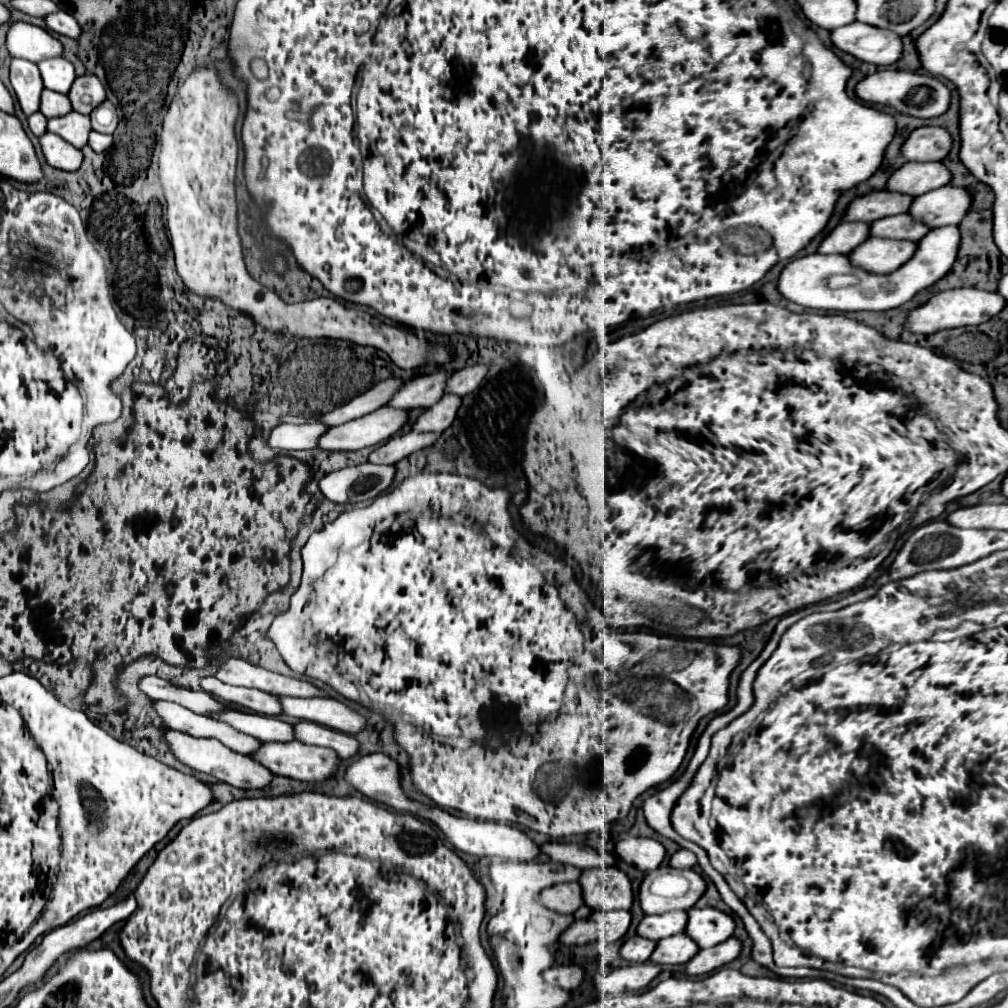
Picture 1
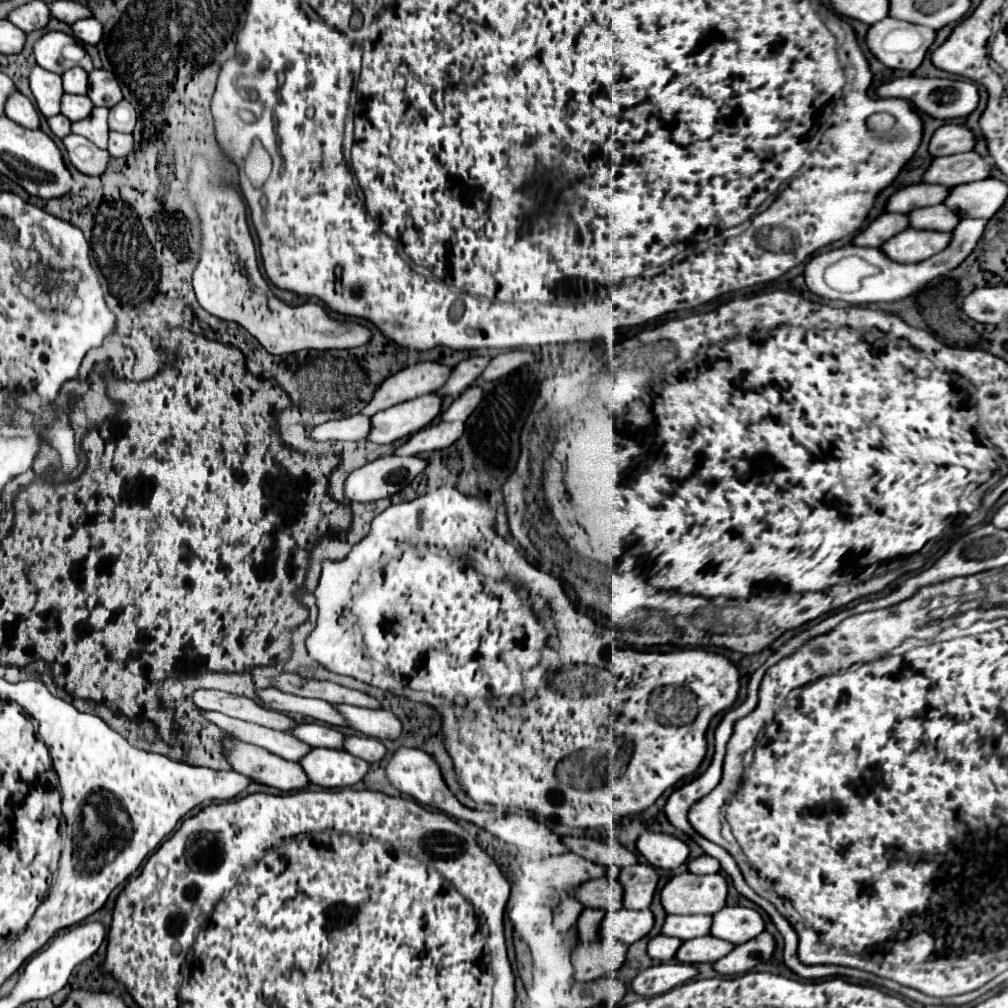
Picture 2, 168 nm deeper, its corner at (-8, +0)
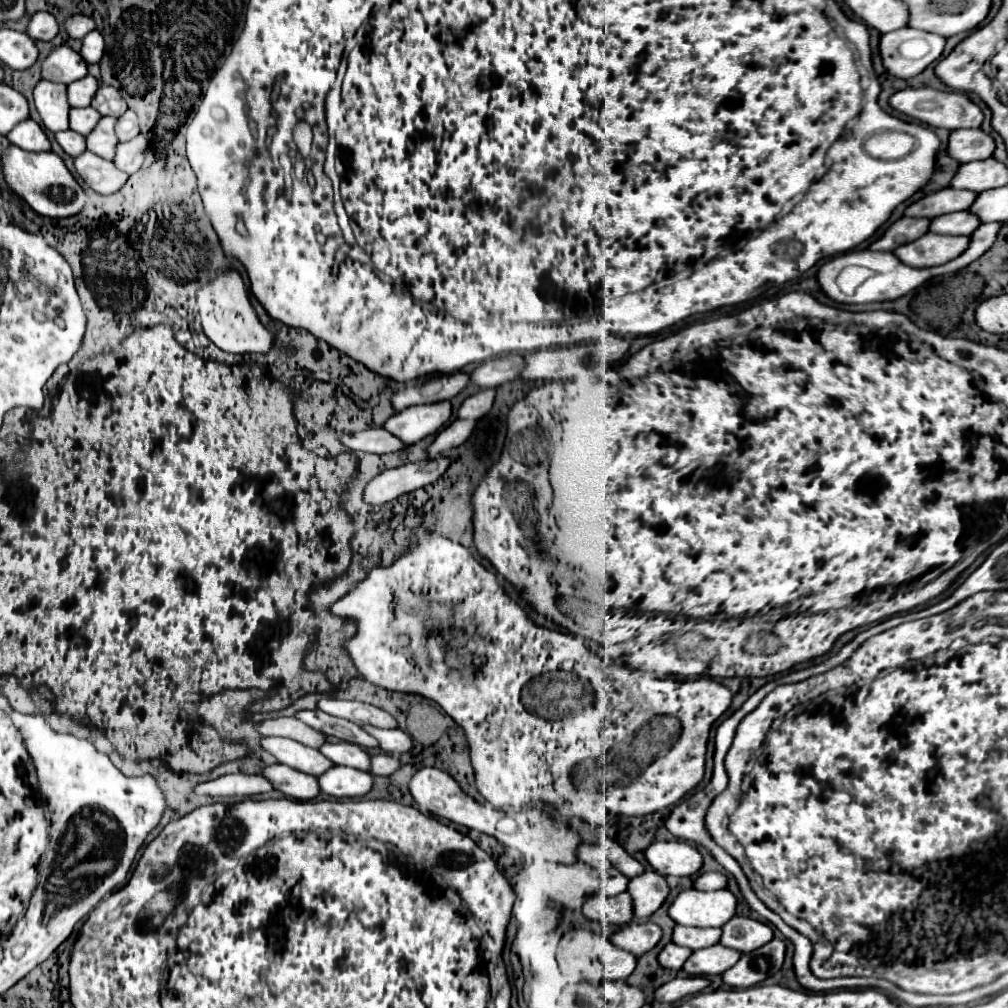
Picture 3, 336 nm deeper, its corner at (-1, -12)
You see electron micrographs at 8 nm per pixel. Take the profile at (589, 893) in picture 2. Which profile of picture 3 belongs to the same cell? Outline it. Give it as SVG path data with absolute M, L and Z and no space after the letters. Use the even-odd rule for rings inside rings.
M621 893L621 901L617 901L617 897L603 897L603 895L589 897L583 905L583 915L587 919L613 923L613 925L629 923L633 919L631 897L629 893Z

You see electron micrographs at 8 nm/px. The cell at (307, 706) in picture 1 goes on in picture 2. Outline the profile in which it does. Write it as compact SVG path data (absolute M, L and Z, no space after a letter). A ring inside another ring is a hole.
M336 705L342 715L348 719L350 727L376 737L376 739L396 739L402 733L400 719L388 711L388 709L362 709L362 707L350 707L350 705Z

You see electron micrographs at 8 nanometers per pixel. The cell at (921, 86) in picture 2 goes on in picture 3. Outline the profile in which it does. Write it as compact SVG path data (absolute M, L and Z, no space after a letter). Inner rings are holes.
M921 87L921 89L901 89L897 93L893 93L889 97L889 105L899 111L905 113L907 117L913 117L921 123L927 123L931 127L943 127L943 129L971 129L971 127L979 127L983 121L983 113L981 109L965 95L965 93L957 93L957 91L937 91L937 89L929 89L929 87Z

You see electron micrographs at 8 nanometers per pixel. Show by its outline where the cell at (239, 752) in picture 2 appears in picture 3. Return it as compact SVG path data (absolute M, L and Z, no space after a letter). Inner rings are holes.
M269 765L261 771L263 777L267 777L267 781L271 781L273 789L283 793L285 797L297 799L297 801L311 801L319 795L319 785L315 781L313 775L295 771L287 765Z

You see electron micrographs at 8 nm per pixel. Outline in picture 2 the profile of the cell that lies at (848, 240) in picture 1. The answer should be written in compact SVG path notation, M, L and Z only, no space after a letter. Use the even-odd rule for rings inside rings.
M884 213L854 237L854 245L880 247L882 243L886 243L890 237L898 235L906 227L908 227L908 215Z

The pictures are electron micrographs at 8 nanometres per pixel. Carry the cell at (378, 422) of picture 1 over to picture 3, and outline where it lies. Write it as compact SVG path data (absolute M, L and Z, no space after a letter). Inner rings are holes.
M441 401L433 405L415 405L407 407L401 413L389 417L383 425L391 435L405 441L403 445L413 445L427 435L439 431L439 427L451 417L451 403Z

